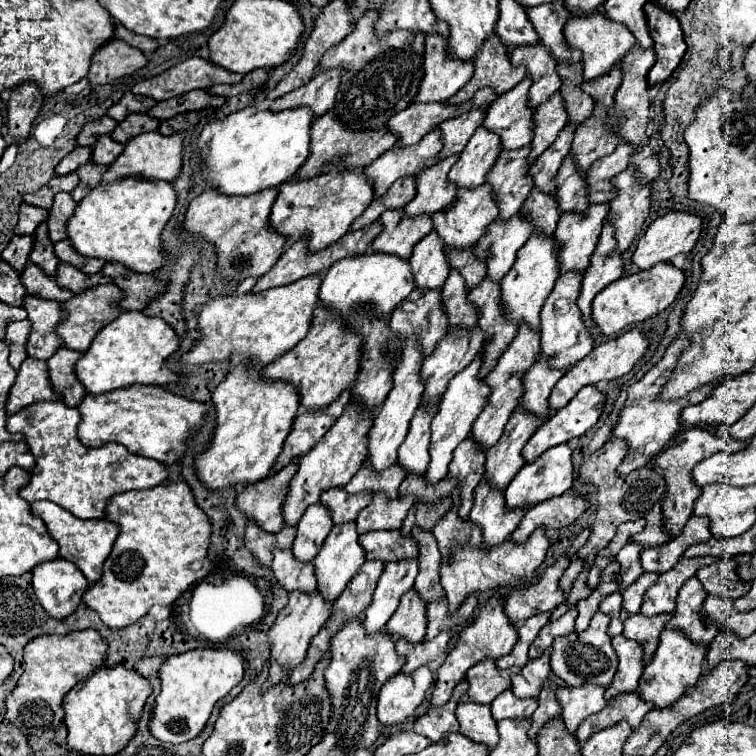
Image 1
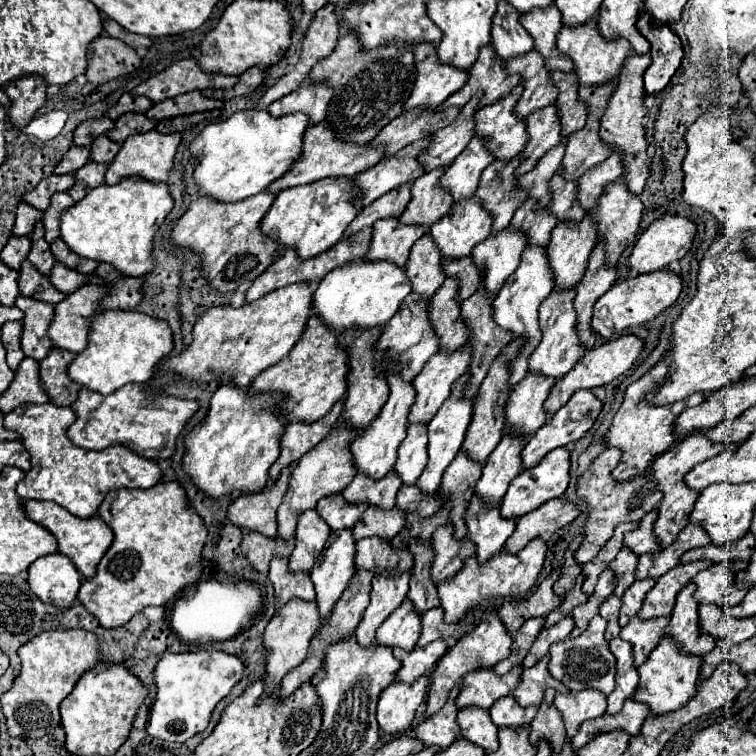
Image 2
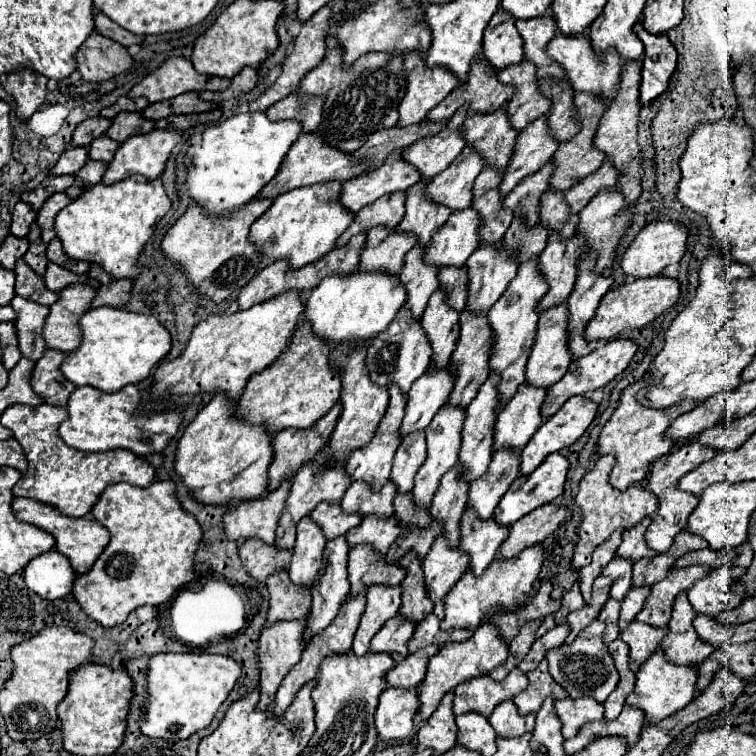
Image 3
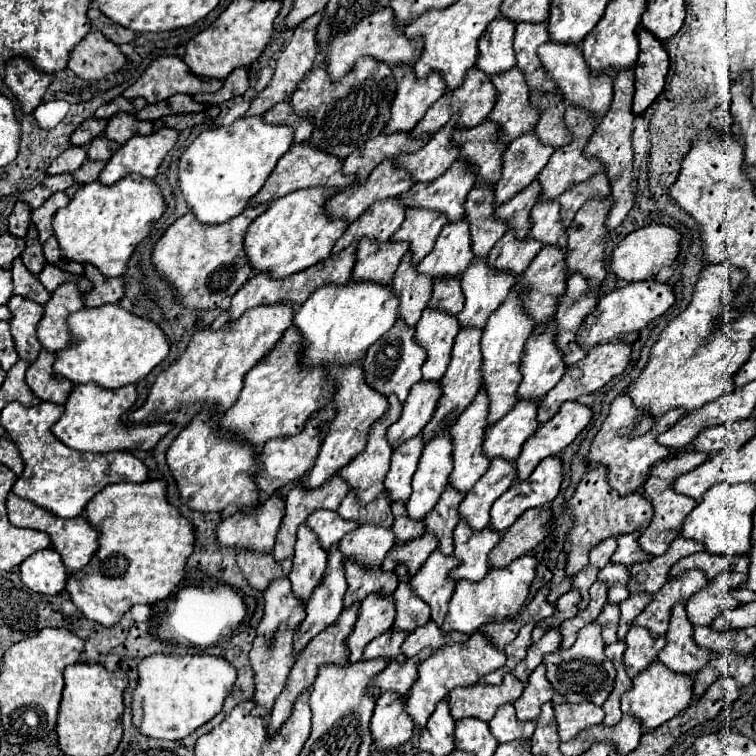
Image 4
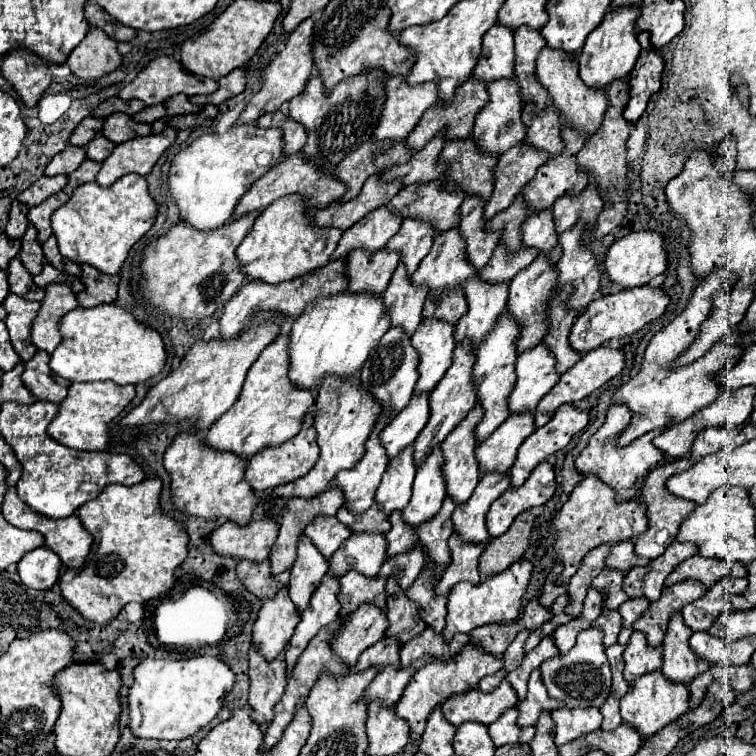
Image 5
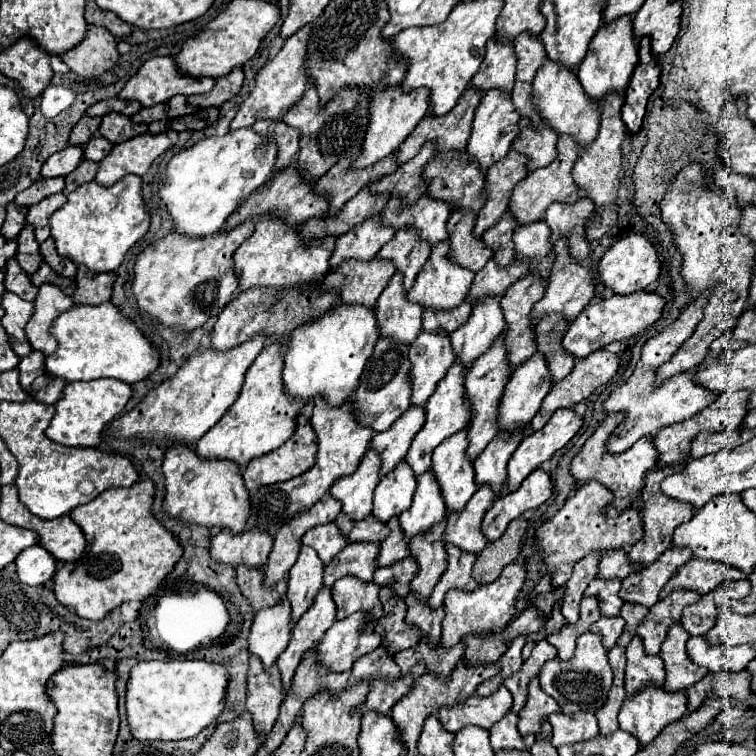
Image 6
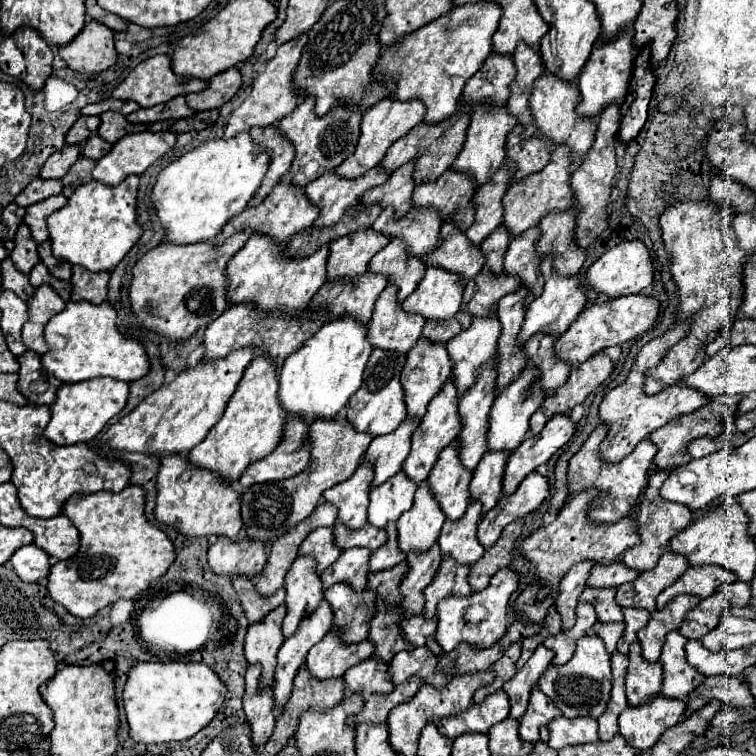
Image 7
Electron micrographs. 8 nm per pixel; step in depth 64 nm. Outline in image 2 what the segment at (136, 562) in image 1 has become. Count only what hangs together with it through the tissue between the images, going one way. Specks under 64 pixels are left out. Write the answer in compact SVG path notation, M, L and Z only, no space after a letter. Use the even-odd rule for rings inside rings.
M160 482L148 490L112 490L104 498L98 514L114 530L114 542L104 554L102 562L98 564L96 576L82 582L78 600L86 606L90 614L94 614L100 620L100 626L120 628L146 606L164 606L180 590L184 590L200 578L204 570L202 548L206 544L208 530L202 518L186 500L186 492L178 482Z

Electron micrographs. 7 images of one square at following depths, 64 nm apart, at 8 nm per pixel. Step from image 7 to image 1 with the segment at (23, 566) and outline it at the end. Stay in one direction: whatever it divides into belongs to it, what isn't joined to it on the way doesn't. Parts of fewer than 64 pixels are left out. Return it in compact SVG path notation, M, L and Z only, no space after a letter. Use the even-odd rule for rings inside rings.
M56 558L40 564L32 572L32 586L40 606L56 620L68 618L82 604L88 580L76 564Z

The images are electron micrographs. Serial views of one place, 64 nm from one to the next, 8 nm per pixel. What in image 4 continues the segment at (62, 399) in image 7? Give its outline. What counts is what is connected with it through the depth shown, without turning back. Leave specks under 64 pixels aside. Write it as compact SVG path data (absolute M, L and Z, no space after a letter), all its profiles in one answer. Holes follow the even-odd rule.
M76 384L72 394L66 402L64 416L54 424L54 436L64 442L68 448L80 452L112 452L119 450L152 450L156 444L174 428L168 422L152 424L134 423L133 425L122 422L122 415L128 408L134 406L138 394L136 386L128 384L120 390L106 390L98 388L96 384Z

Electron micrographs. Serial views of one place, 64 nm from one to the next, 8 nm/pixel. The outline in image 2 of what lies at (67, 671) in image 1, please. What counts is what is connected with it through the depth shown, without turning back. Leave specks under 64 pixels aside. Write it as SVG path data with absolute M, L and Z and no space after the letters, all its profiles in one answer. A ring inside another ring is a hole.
M52 630L28 640L20 648L22 670L12 690L2 696L2 710L8 720L10 734L22 738L40 738L56 728L60 724L60 702L66 698L68 692L72 692L80 676L98 664L98 652L98 636L86 630Z

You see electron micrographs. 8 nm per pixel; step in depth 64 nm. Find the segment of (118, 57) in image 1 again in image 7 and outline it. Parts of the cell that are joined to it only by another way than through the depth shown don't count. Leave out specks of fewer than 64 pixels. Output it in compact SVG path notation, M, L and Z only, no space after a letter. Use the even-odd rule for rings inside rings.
M88 22L78 38L58 50L60 58L68 64L68 68L84 74L98 74L110 68L118 52L114 48L114 32L100 24Z

